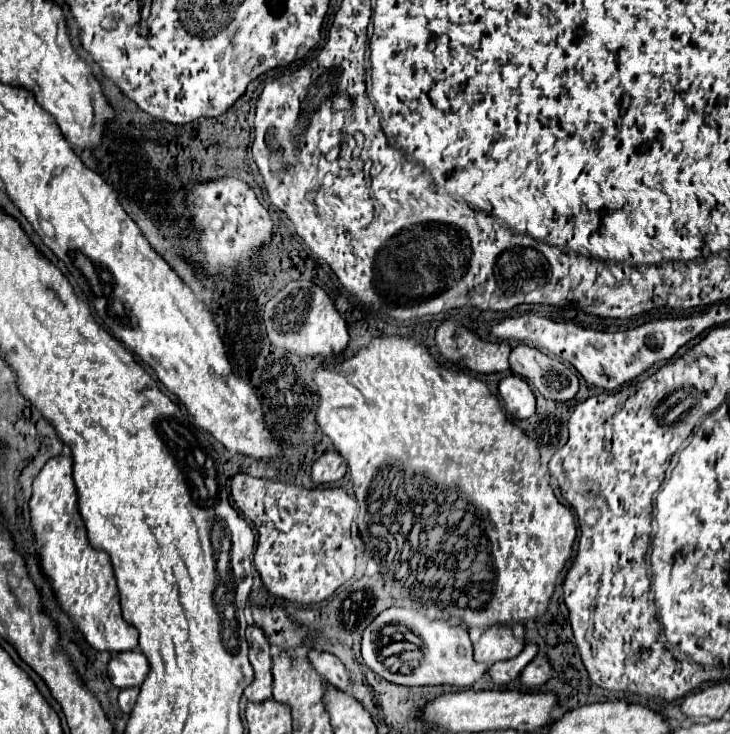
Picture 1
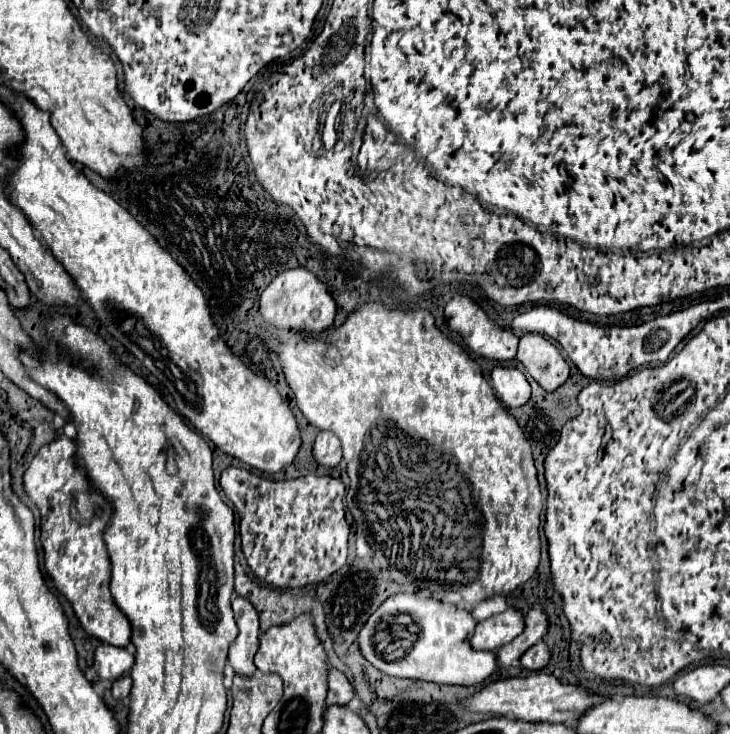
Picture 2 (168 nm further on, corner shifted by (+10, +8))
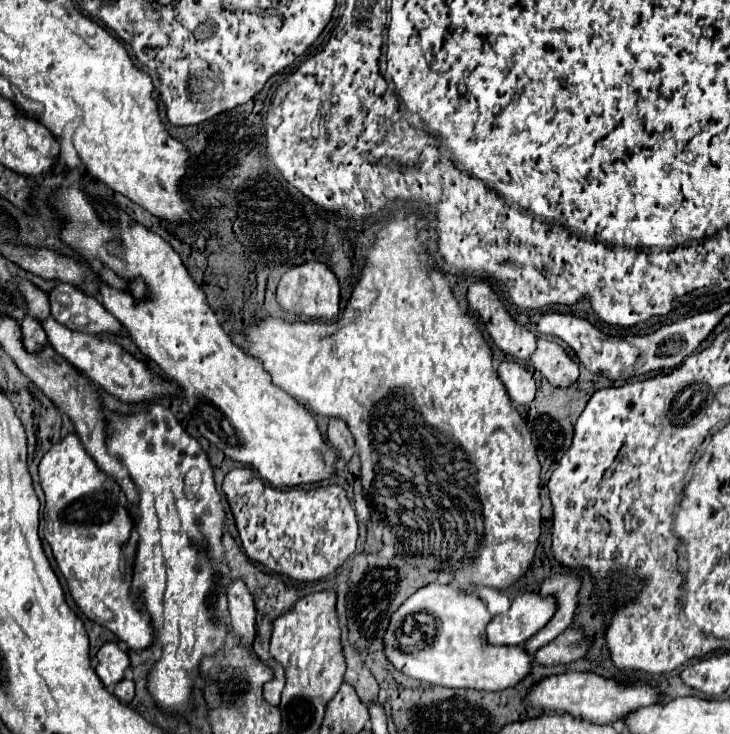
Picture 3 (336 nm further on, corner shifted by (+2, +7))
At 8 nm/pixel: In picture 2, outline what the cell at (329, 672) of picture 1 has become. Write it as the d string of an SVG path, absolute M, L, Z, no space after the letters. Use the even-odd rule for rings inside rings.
M332 669L330 675L328 675L328 683L330 683L330 689L328 689L328 699L326 699L326 705L348 705L354 697L354 691L352 691L352 685L348 683L348 679L344 677L344 673L340 673L338 669Z

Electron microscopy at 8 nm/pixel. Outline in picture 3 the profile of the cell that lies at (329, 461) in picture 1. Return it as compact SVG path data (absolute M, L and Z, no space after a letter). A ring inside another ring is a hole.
M332 418L332 420L330 420L326 438L328 438L328 444L330 444L334 450L338 450L340 460L348 462L348 460L352 458L352 454L354 454L354 438L352 438L348 426L346 426L342 420L338 420L338 418Z

